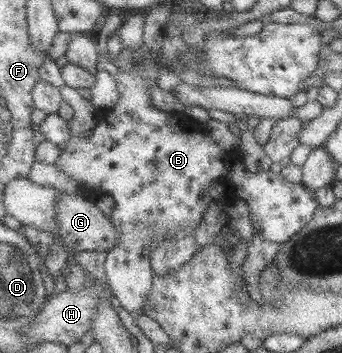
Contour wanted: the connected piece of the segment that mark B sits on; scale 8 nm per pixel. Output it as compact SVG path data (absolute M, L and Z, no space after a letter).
M121 72L118 75L118 91L120 91L120 100L116 102L116 106L114 109L108 111L108 114L104 116L106 118L106 128L100 128L100 126L95 126L92 130L88 132L83 132L80 134L72 134L70 136L70 140L66 140L64 144L60 146L60 151L62 154L58 156L58 160L56 160L56 165L60 167L60 170L66 172L66 174L74 177L74 179L78 180L84 190L92 190L94 194L98 192L98 194L109 195L113 198L115 205L114 210L111 214L110 219L114 221L114 225L116 225L116 229L118 229L118 233L120 233L120 238L118 238L118 244L112 250L107 252L106 260L105 260L105 274L107 275L107 280L109 285L112 288L113 294L115 298L118 299L122 308L128 311L130 314L138 314L143 311L144 303L146 303L146 296L149 296L150 290L154 286L154 276L155 272L153 269L153 265L151 264L152 252L158 248L158 242L162 240L162 236L164 234L168 234L168 232L174 232L176 228L196 228L196 226L200 226L202 224L202 220L204 220L204 212L217 202L222 205L223 208L227 209L230 207L232 201L236 198L238 200L243 200L250 212L250 219L252 222L252 226L254 230L258 230L258 234L262 236L262 238L266 238L266 240L270 240L270 242L276 242L280 244L284 244L288 242L288 240L292 239L294 235L298 234L307 224L312 222L313 216L318 208L318 201L314 199L312 193L308 187L305 186L302 182L289 182L282 176L280 173L274 173L272 171L264 171L259 173L253 173L249 169L247 169L244 164L239 163L238 156L232 152L226 151L226 149L222 148L220 144L216 143L216 139L212 137L212 135L208 134L208 130L206 134L202 132L202 130L196 130L196 122L194 126L186 126L186 122L184 122L184 126L178 126L178 122L180 122L180 114L178 114L178 118L172 118L176 114L166 114L166 112L162 112L162 110L158 110L156 106L151 101L150 97L150 88L153 85L156 85L156 82L152 80L152 78L146 76L138 76L138 72Z

